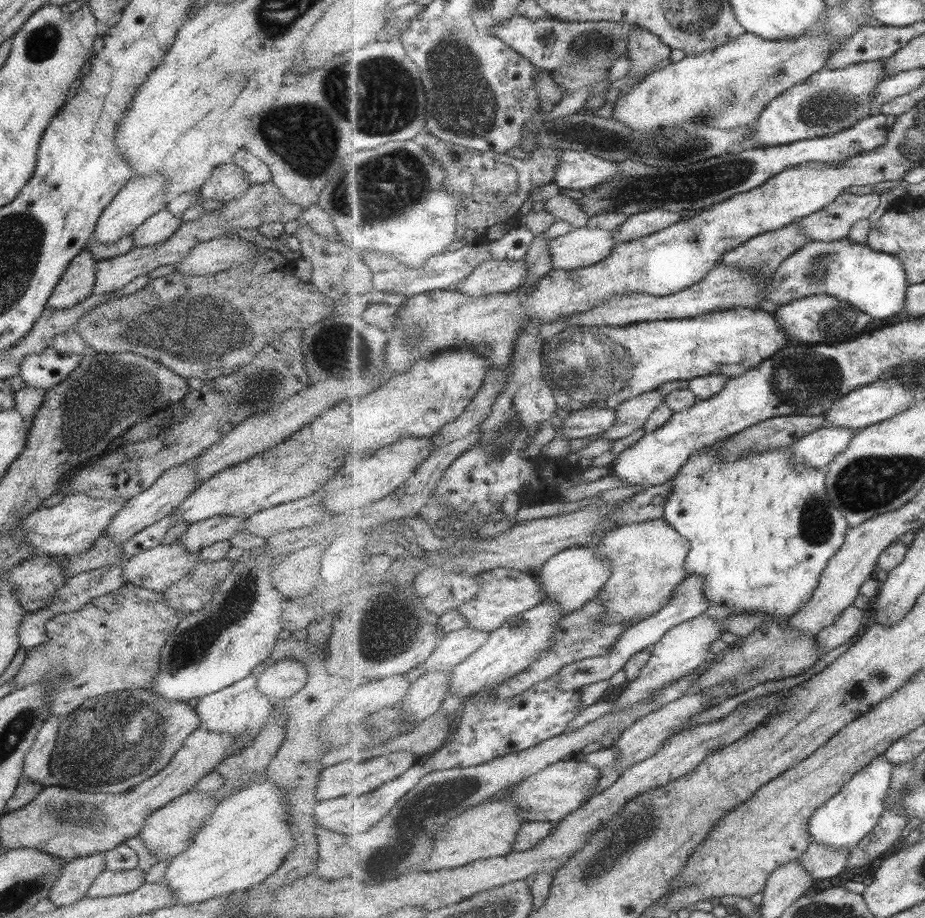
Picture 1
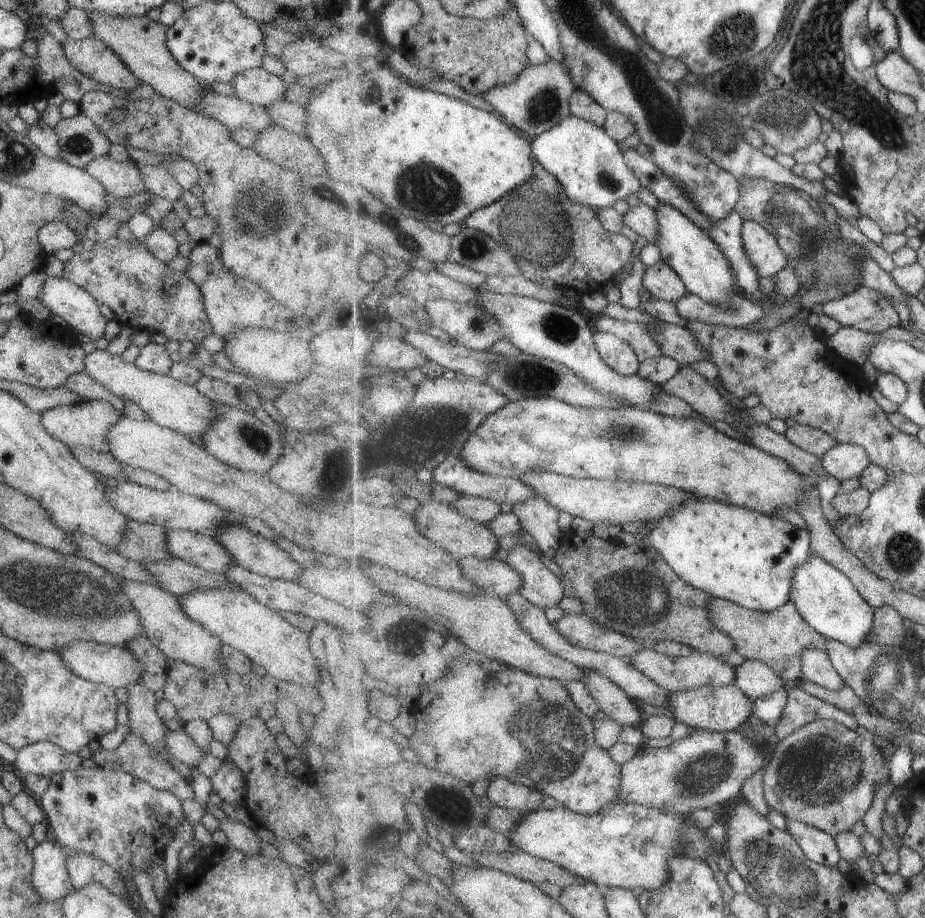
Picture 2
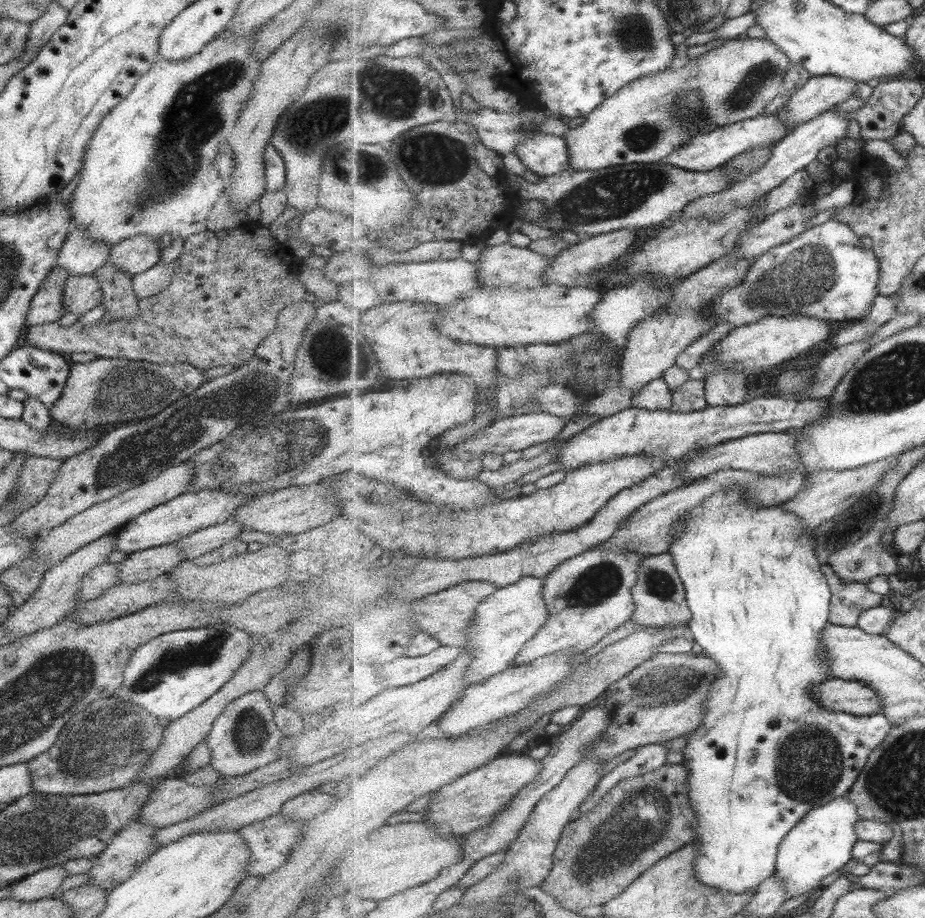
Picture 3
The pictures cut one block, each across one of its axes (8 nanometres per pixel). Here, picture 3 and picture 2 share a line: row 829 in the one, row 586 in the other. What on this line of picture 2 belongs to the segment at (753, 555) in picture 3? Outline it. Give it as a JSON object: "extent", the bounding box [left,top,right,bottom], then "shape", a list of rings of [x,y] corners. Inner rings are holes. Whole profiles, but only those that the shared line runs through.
{"extent":[640,499,814,612],"shape":[[[713,499],[689,500],[655,523],[656,528],[644,536],[640,541],[641,546],[656,549],[688,584],[705,590],[712,597],[732,601],[753,611],[774,612],[790,602],[796,571],[814,556],[807,529],[798,528],[775,515]]]}

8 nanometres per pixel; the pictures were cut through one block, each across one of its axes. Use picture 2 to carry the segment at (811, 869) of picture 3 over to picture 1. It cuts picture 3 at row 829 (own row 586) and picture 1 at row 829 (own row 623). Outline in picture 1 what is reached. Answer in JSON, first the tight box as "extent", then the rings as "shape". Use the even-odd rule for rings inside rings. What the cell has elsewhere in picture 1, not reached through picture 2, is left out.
{"extent":[809,755,895,852],"shape":[[[880,755],[853,775],[835,797],[811,816],[809,833],[812,842],[824,845],[834,852],[851,851],[867,836],[871,836],[886,812],[885,801],[893,784],[893,769],[895,764],[887,760],[886,755]]]}

